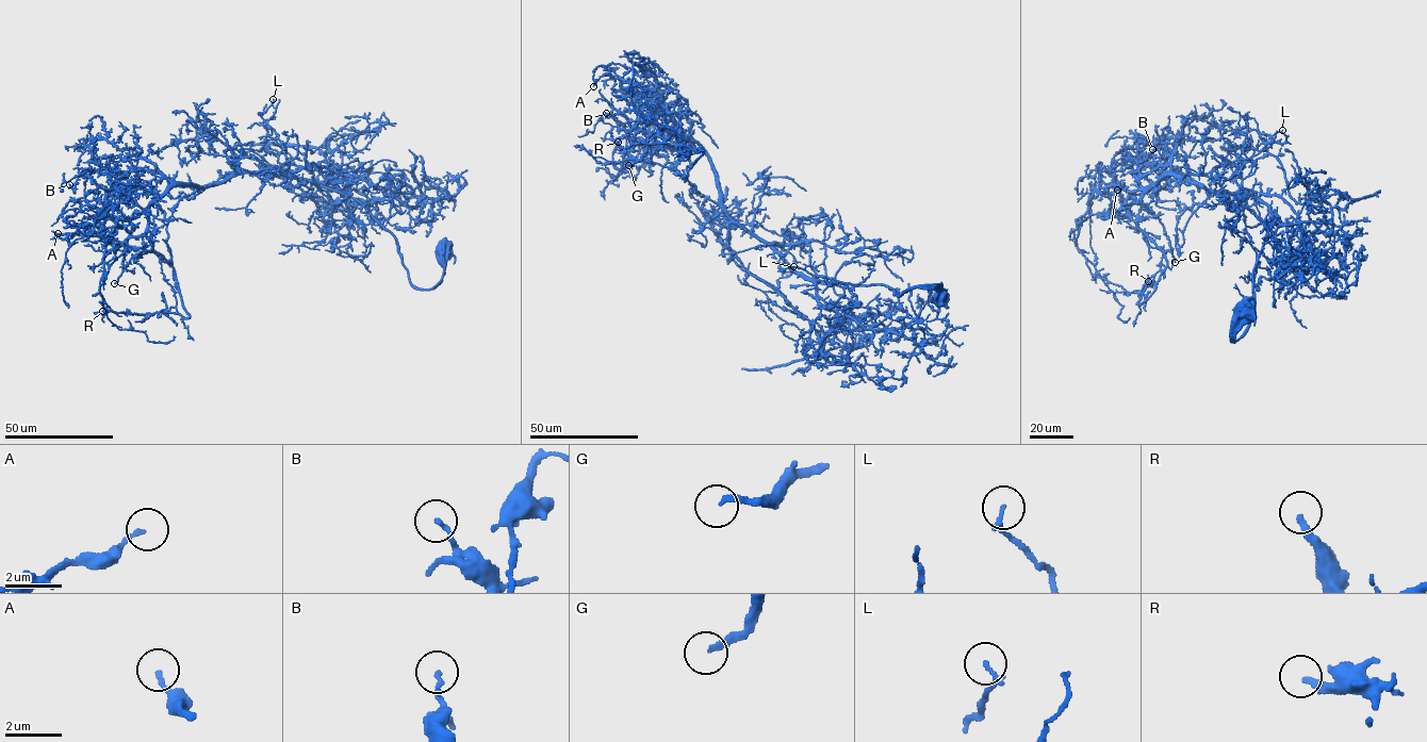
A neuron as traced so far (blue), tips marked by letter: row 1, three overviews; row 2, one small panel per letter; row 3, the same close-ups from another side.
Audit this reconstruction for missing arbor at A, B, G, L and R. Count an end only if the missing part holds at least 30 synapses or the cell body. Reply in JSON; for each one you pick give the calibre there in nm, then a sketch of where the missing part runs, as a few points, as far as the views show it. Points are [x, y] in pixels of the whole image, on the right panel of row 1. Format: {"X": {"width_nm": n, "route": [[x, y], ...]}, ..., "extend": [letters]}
{"G": {"width_nm": 200, "route": [[1175, 262], [1187, 292], [1178, 296], [1161, 296]]}, "R": {"width_nm": 280, "route": [[1148, 281], [1114, 263], [1106, 251]]}, "extend": ["G", "R"]}

